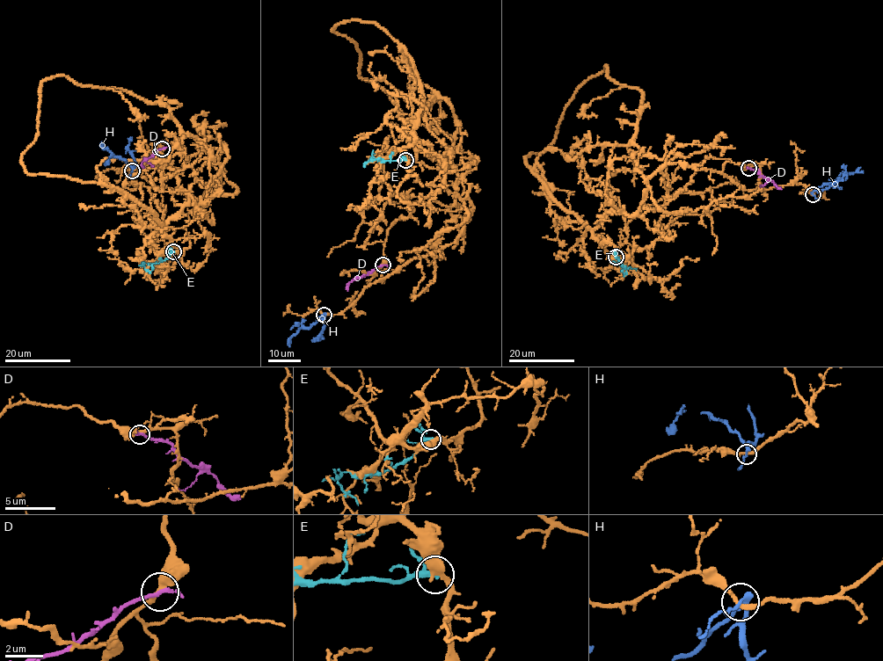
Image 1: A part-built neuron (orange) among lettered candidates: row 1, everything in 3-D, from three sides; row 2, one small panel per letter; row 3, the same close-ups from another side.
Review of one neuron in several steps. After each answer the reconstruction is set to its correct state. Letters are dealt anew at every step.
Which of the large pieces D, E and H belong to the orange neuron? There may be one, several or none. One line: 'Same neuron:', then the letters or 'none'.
Same neuron: none

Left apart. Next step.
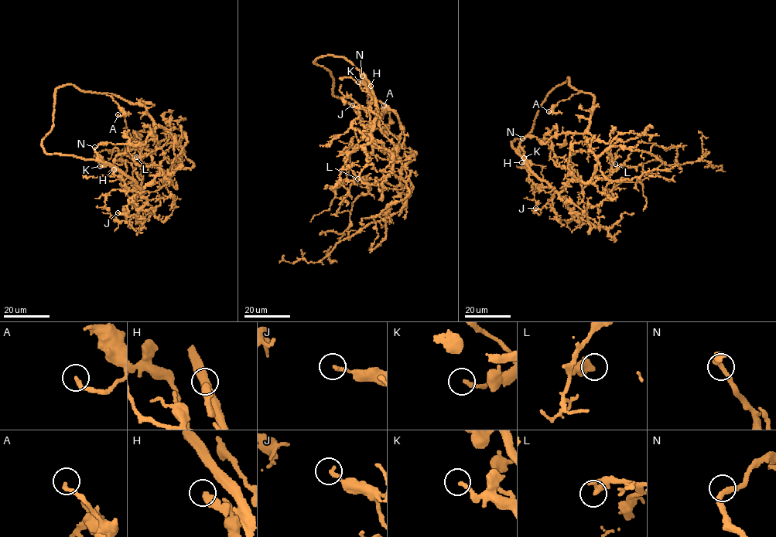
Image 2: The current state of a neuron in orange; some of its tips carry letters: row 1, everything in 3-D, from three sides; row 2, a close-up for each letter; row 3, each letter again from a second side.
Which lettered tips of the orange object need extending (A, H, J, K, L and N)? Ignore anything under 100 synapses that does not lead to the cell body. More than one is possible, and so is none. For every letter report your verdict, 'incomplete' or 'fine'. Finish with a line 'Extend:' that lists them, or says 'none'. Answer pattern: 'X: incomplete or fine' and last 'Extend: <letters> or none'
A: fine
H: incomplete
J: fine
K: fine
L: fine
N: fine
Extend: H

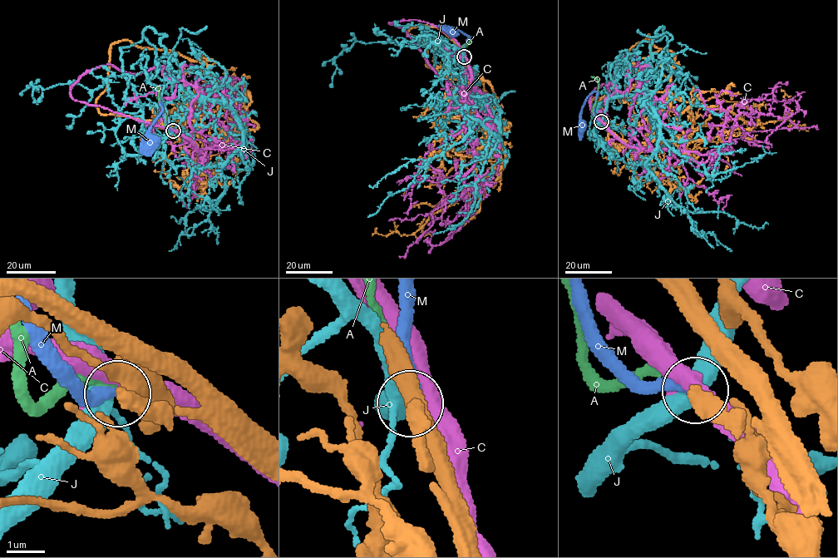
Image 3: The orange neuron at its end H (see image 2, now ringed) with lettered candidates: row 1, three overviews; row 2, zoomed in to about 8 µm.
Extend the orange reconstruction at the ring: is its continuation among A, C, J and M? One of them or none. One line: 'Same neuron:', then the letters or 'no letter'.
Same neuron: A

